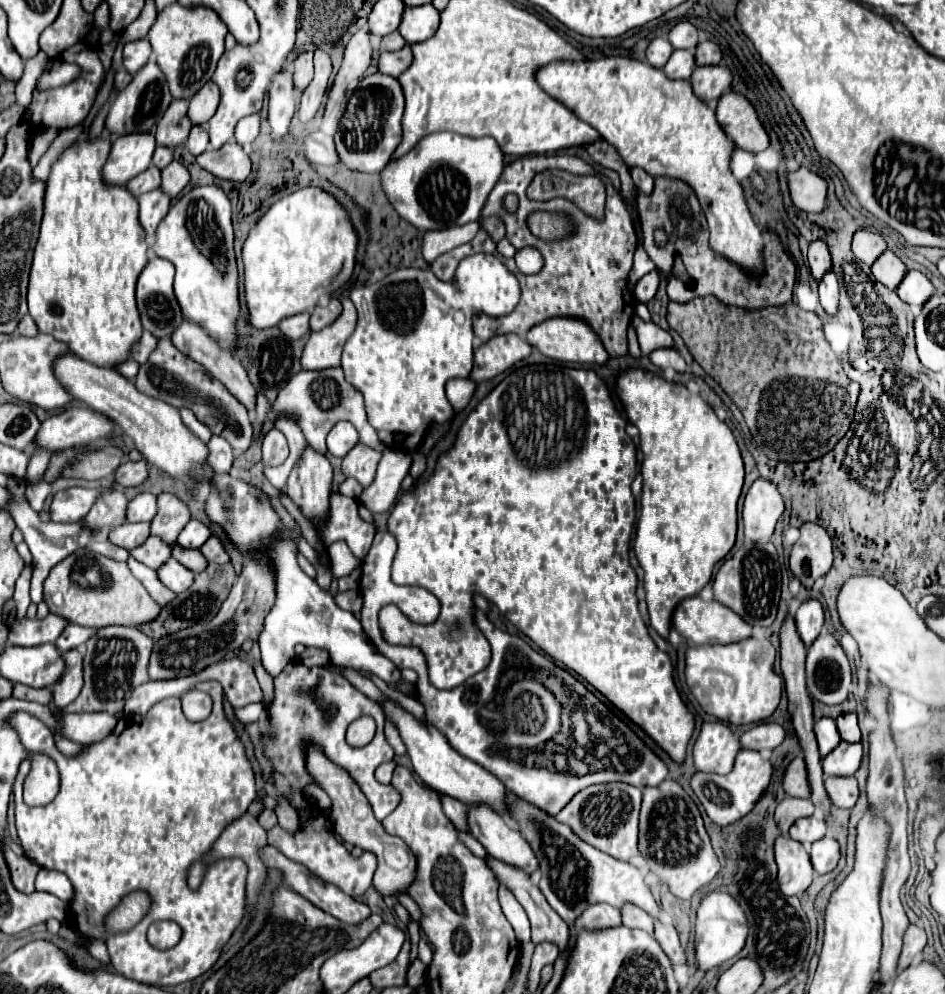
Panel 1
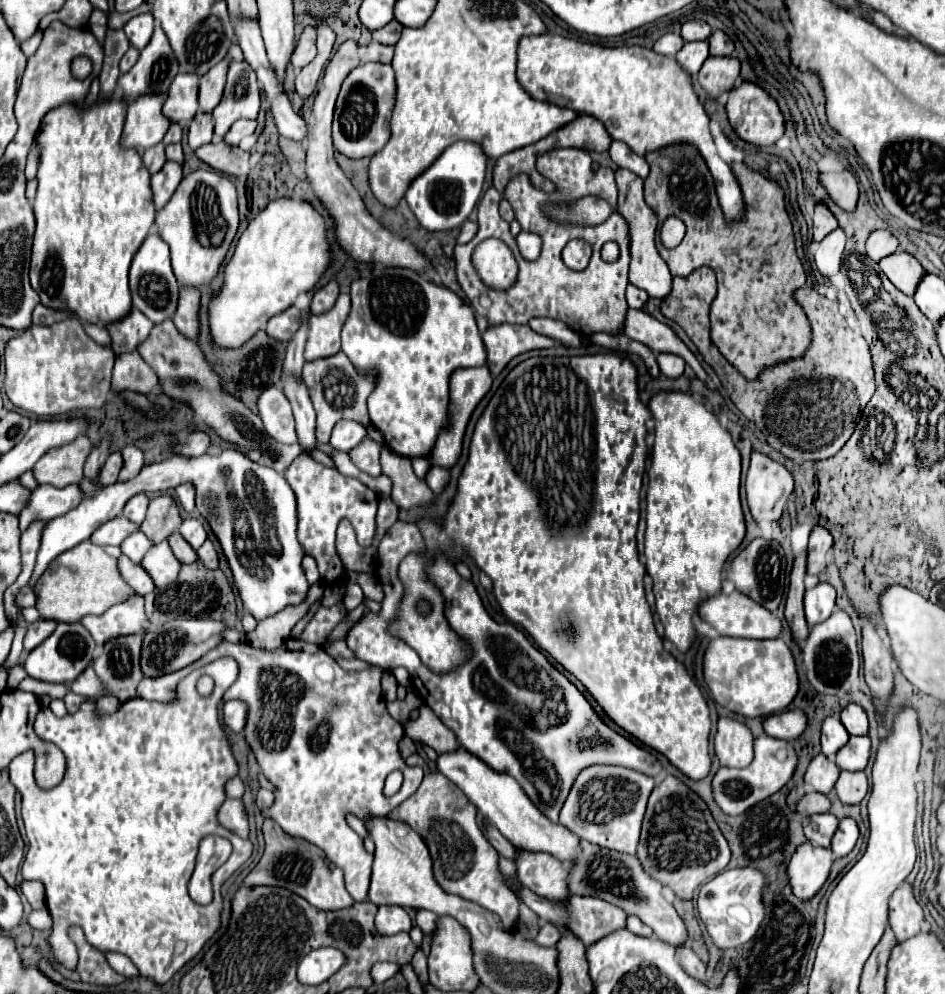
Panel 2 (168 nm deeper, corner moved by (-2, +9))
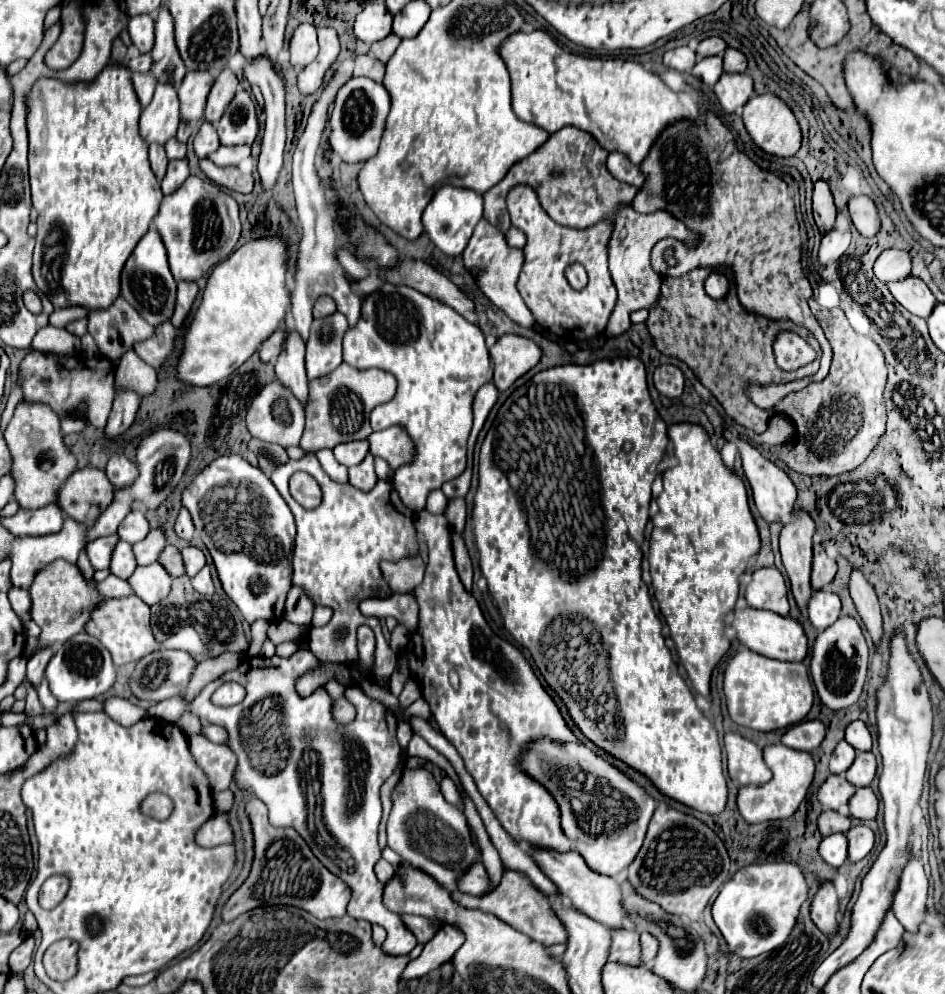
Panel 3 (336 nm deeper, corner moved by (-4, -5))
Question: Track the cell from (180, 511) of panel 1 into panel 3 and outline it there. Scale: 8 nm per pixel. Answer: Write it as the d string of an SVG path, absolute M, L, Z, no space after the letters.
M154 528L148 532L148 536L134 544L134 554L136 554L136 560L140 566L146 566L146 564L152 564L158 560L162 548L168 544L166 540L166 534L162 528Z

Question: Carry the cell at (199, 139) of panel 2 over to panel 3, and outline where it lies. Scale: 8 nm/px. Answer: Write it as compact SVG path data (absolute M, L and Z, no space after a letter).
M204 122L198 130L198 134L194 136L194 152L198 158L208 158L208 154L212 154L214 150L218 150L220 142L218 142L218 134L216 128L210 122Z

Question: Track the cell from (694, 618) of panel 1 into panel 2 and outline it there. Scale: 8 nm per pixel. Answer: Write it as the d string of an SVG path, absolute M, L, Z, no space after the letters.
M722 582L720 594L710 598L710 602L704 602L698 610L700 618L710 622L722 636L736 636L736 638L758 638L758 640L770 640L778 638L782 634L782 620L774 616L770 610L754 602L752 598L746 598L746 594L738 592L732 582Z

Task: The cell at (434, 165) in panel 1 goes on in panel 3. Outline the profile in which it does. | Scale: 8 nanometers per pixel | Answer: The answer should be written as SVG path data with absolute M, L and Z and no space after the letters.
M444 184L436 190L434 198L426 206L422 214L422 226L424 232L430 236L430 240L448 256L458 256L464 252L474 226L482 218L482 194L468 190L468 188L458 188L452 184Z

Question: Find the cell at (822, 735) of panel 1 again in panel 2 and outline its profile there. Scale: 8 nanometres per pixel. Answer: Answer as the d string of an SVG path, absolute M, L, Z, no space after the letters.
M826 718L822 726L822 752L828 758L834 758L834 754L848 742L850 734L846 732L844 724L838 718Z

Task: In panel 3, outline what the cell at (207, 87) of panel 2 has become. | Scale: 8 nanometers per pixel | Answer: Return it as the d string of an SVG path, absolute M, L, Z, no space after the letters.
M224 68L220 72L220 76L216 78L210 94L208 94L208 102L206 102L206 120L210 124L216 124L220 120L220 116L224 114L226 106L230 104L230 100L236 94L236 86L238 86L238 78L230 68Z

